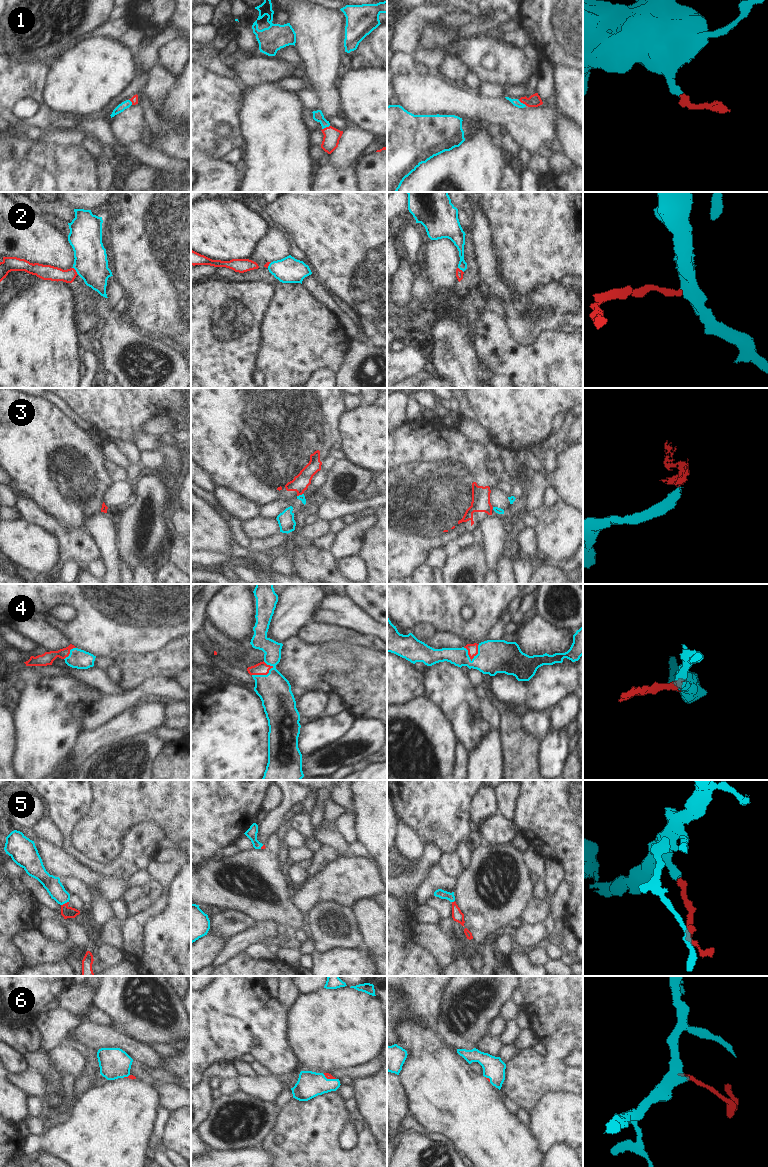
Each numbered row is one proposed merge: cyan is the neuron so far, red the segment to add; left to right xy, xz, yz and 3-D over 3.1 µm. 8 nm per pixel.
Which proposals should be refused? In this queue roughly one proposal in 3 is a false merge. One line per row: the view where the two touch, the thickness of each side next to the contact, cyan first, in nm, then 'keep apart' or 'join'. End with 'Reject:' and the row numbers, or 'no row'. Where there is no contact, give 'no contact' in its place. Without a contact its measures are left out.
1: contact in xz; calibres 90 and 130 nm; join
2: contact in xy; calibres 260 and 130 nm; join
3: contact in xz; calibres 50 and 140 nm; keep apart
4: contact in xz; calibres 260 and 100 nm; join
5: contact in xy; calibres 140 and 100 nm; join
6: contact in xz; calibres 220 and 50 nm; join
Reject: 3

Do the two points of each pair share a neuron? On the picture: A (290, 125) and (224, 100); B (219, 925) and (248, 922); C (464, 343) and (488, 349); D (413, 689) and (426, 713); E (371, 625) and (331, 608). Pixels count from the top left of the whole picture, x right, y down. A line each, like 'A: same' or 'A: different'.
A: different
B: same
C: different
D: different
E: same

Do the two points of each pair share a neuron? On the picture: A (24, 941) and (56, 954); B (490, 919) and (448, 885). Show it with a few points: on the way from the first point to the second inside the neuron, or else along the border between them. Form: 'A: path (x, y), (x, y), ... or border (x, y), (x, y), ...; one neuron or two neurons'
A: path (32, 944), (37, 949), (48, 951); one neuron
B: border (457, 878), (457, 884), (453, 891); two neurons

